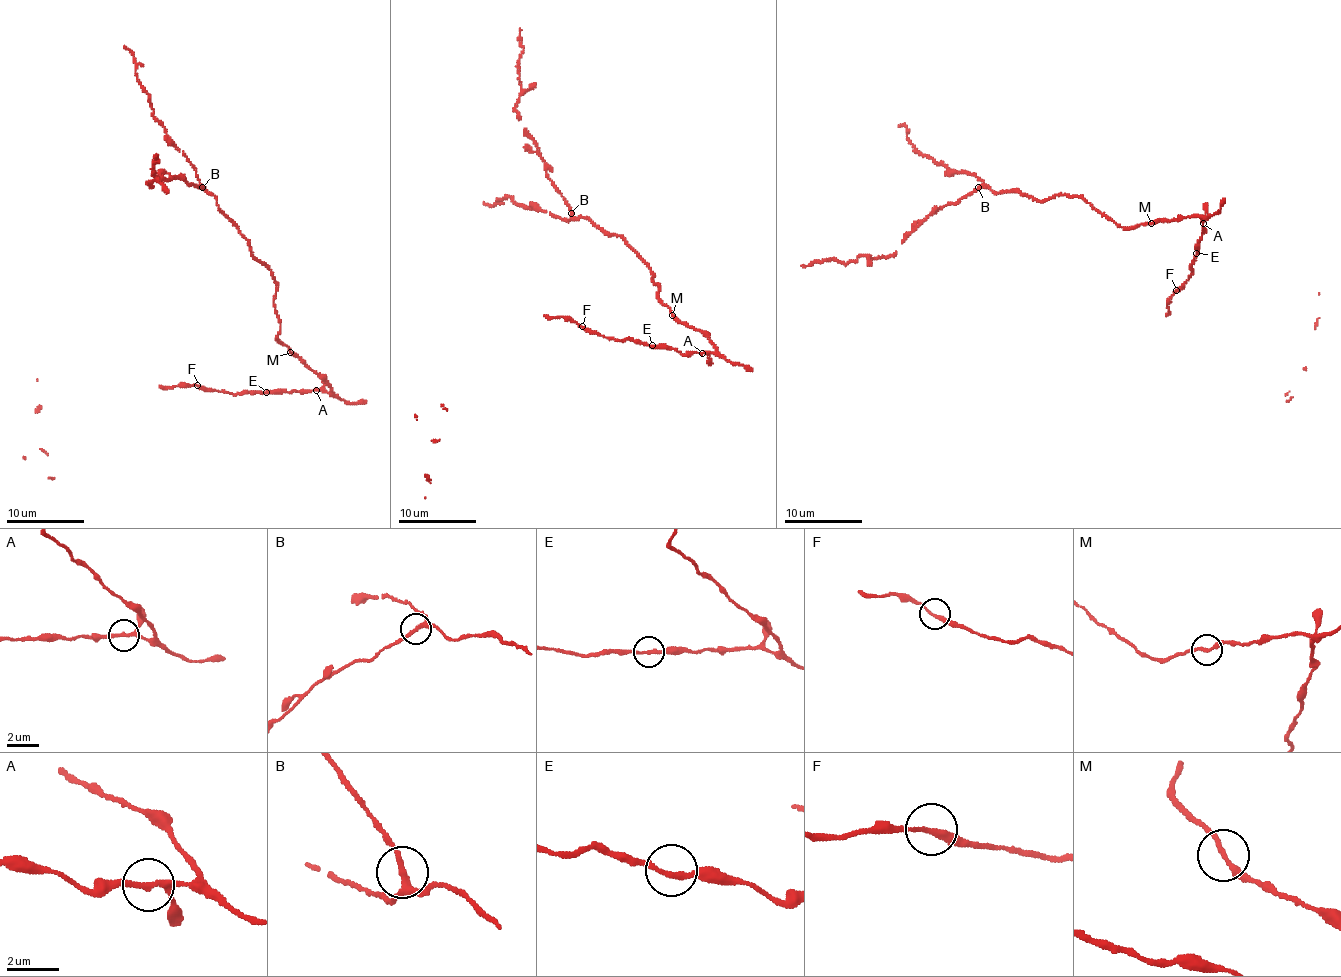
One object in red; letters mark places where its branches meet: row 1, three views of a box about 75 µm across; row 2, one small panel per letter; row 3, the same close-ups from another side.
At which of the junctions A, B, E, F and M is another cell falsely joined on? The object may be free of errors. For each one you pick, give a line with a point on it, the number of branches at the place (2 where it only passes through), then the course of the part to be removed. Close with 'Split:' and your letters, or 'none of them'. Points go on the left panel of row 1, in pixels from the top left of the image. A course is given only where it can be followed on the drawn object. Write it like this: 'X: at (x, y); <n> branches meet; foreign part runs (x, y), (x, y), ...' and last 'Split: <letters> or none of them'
Split: none of them

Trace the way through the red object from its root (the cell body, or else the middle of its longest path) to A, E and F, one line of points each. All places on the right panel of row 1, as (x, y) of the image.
A: (1151, 223), (1161, 219), (1170, 221), (1194, 215), (1203, 219), (1203, 223)
E: (1151, 223), (1161, 219), (1167, 221), (1200, 216), (1203, 219), (1204, 231), (1196, 253)
F: (1151, 223), (1194, 215), (1203, 219), (1193, 274), (1176, 290)

